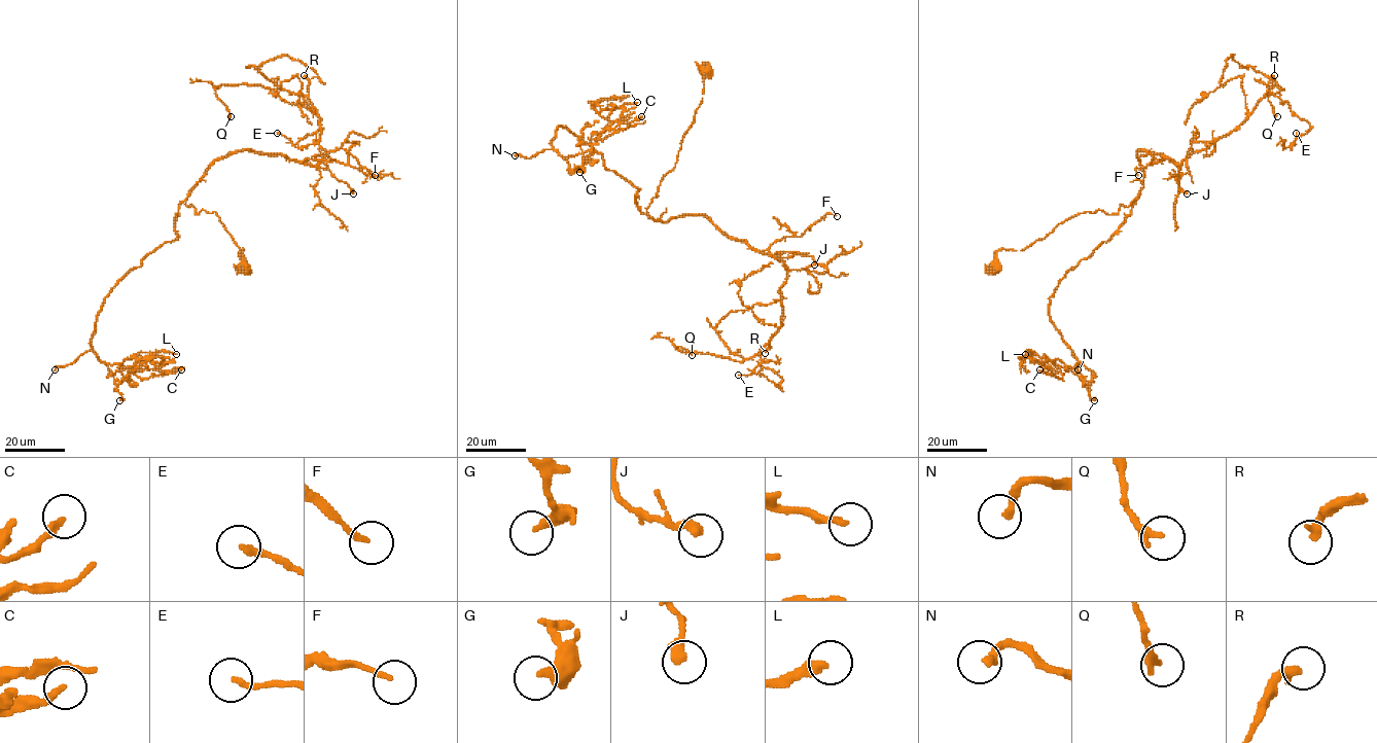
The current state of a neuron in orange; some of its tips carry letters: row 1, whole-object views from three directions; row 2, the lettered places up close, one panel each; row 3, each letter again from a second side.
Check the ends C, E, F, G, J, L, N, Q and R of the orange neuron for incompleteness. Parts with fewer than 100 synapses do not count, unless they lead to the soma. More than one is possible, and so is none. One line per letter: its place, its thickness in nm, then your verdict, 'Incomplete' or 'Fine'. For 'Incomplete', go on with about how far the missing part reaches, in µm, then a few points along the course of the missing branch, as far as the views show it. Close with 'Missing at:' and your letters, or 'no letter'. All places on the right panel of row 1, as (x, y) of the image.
C: Place: (1039, 369). Thickness 260 nm. Fine
E: Place: (1296, 133). Thickness 190 nm. Fine
F: Place: (1138, 175). Thickness 160 nm. Fine
G: Place: (1094, 400). Thickness 320 nm. Fine
J: Place: (1187, 193). Thickness 400 nm. Fine
L: Place: (1025, 354). Thickness 240 nm. Fine
N: Place: (1078, 369). Thickness 280 nm. Incomplete. Missing length about 90 µm. Course of what is missing: (1078, 369), (1075, 379), (1084, 374), (1087, 385), (1069, 386), (1061, 377), (1050, 377), (1046, 383)
Q: Place: (1277, 116). Thickness 280 nm. Fine
R: Place: (1274, 75). Thickness 300 nm. Fine
Missing at: N

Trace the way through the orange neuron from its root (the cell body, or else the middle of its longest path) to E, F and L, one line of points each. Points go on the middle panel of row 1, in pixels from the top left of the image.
E: (705, 68), (695, 121), (646, 213), (703, 215), (783, 263), (781, 324), (760, 364), (781, 389), (738, 375)
F: (705, 68), (695, 121), (646, 213), (664, 221), (703, 215), (760, 251), (800, 237), (825, 214), (837, 216)
L: (705, 68), (645, 213), (566, 127), (552, 146), (589, 150), (637, 102)

